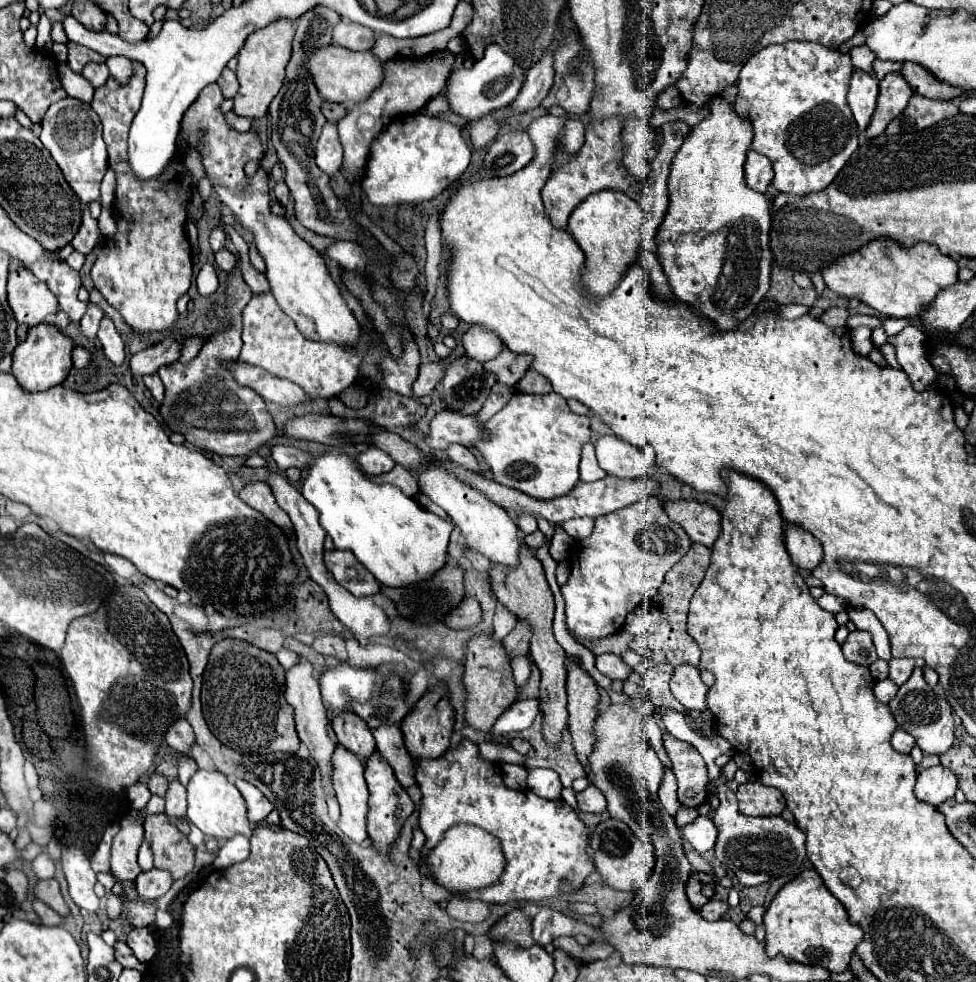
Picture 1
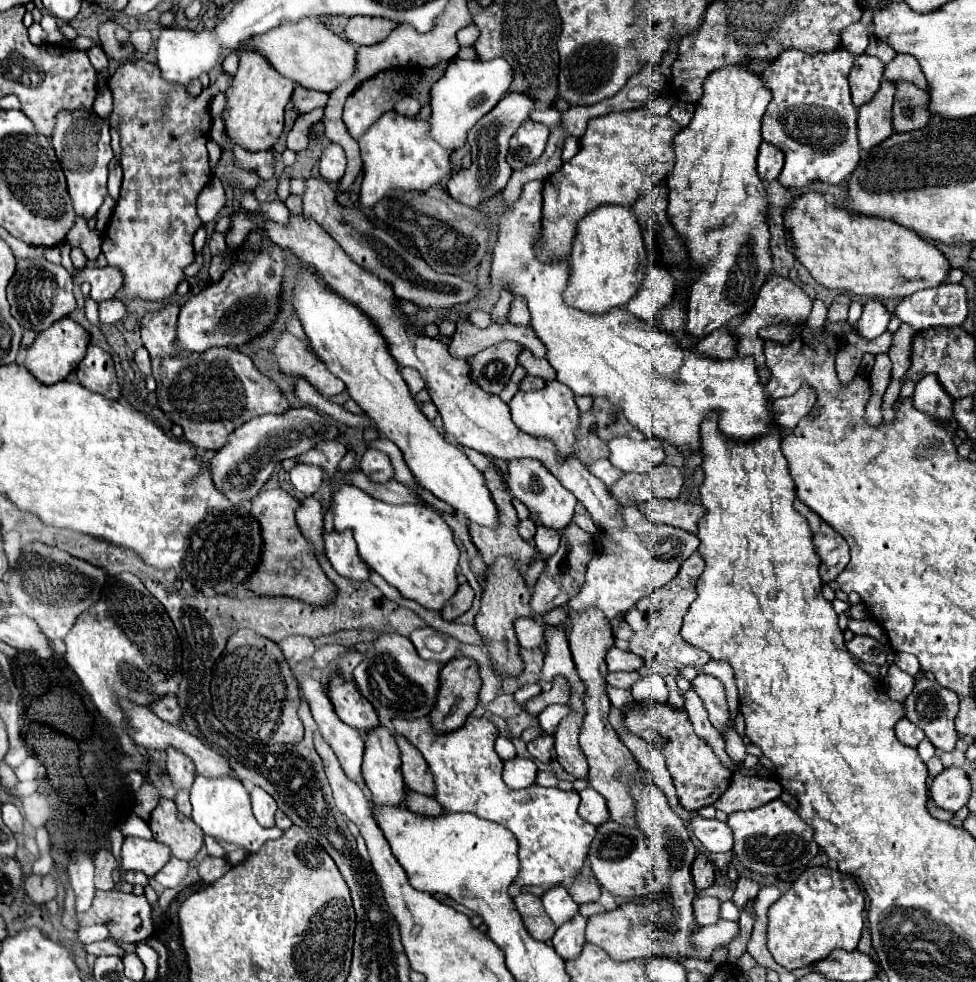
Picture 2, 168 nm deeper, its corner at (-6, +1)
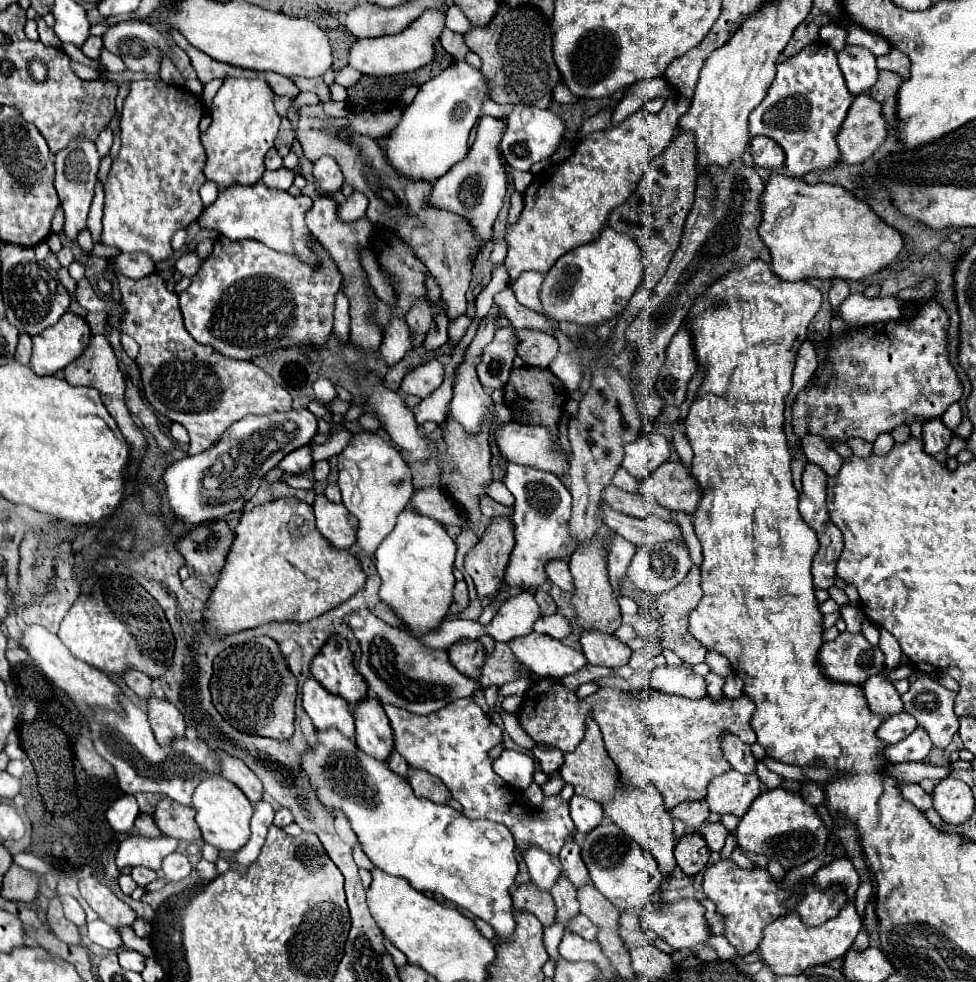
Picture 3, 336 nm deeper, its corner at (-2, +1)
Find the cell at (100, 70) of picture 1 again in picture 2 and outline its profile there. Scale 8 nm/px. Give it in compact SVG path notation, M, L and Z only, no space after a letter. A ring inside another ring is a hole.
M100 46L90 48L88 54L90 54L90 62L92 62L92 66L94 66L96 72L102 72L102 70L108 68L108 58L106 58L106 54L104 54L104 50Z

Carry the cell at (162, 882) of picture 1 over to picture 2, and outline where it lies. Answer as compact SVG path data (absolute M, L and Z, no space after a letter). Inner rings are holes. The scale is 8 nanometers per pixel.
M170 858L170 862L154 876L154 880L162 886L162 888L176 888L182 878L188 872L188 862L180 862L178 858Z

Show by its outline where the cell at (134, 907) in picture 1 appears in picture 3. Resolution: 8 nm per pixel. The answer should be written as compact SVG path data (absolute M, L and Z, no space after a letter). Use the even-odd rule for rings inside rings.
M88 876L82 878L78 884L82 898L88 902L88 906L100 914L104 922L108 922L114 928L120 926L132 926L136 920L136 912L126 906L122 900L118 900L102 882Z

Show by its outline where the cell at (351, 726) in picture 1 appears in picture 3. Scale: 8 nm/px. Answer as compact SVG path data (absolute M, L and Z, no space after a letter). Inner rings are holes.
M332 636L310 662L312 676L330 692L340 694L350 706L368 696L368 686L352 662L344 636Z

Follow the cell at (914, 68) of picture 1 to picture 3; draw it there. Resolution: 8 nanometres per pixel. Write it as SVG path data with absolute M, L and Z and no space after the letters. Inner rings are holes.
M890 50L890 54L878 58L878 70L892 70L902 78L910 76L910 60L900 50Z

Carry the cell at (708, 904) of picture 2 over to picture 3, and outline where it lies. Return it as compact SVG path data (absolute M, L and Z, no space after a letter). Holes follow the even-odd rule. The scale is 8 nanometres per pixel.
M652 896L648 906L640 912L640 918L642 918L644 928L656 932L672 948L696 948L698 954L714 954L710 948L702 946L702 942L710 936L710 932L708 932L706 918L704 918L704 906L700 906L700 902L694 898L692 900L666 902L666 900L660 900L658 896Z

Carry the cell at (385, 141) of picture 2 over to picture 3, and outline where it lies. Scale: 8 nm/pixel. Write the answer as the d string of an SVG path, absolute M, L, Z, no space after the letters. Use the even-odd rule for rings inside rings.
M352 192L344 204L336 206L336 214L340 222L354 222L366 214L368 208L368 198L360 192Z

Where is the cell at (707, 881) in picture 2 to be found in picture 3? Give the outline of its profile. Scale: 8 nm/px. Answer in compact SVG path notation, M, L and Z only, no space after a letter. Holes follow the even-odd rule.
M692 832L692 834L680 836L680 840L674 848L674 856L676 856L678 866L686 874L696 874L708 864L710 850L708 850L708 844L704 842L704 838L700 838L700 834Z

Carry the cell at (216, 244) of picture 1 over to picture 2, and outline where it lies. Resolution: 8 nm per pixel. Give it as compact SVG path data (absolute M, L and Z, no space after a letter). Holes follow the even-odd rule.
M214 232L210 238L210 250L212 254L220 254L226 248L226 234L224 232Z

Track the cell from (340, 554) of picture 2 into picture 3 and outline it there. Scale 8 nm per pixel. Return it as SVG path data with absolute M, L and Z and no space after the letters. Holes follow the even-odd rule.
M316 494L312 506L316 514L316 528L328 538L332 546L350 548L356 542L358 520L342 504L334 504L326 496Z

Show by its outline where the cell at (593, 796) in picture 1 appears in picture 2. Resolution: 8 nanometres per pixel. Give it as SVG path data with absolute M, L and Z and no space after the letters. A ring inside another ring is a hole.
M586 788L580 792L580 808L578 808L578 814L594 824L594 826L600 826L604 820L610 820L610 812L608 812L608 804L604 802L604 796L598 794L596 790L592 788Z

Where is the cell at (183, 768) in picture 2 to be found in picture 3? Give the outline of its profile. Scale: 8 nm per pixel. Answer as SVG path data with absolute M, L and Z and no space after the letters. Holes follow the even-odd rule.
M152 696L148 698L146 706L148 706L148 722L154 730L156 740L162 746L184 736L186 730L184 716L180 714L180 710L176 710L176 706L172 706L172 702L168 702L168 698Z

